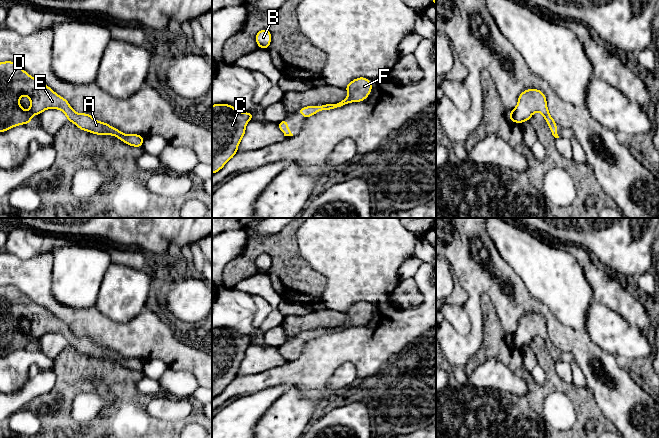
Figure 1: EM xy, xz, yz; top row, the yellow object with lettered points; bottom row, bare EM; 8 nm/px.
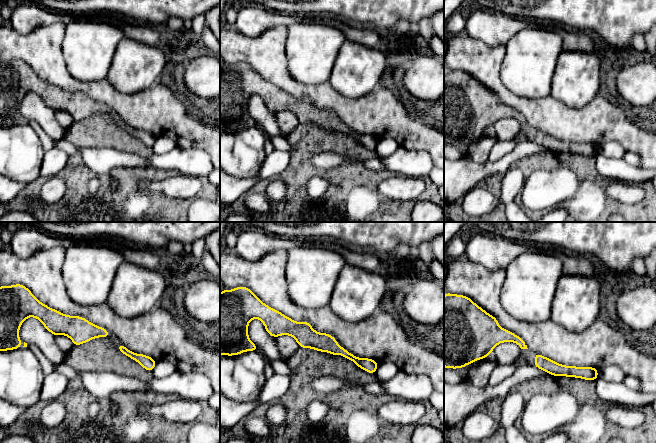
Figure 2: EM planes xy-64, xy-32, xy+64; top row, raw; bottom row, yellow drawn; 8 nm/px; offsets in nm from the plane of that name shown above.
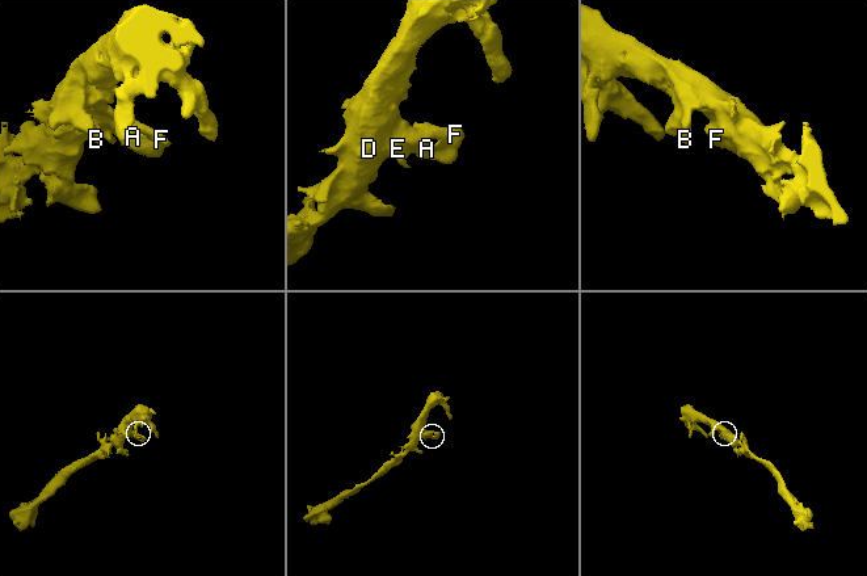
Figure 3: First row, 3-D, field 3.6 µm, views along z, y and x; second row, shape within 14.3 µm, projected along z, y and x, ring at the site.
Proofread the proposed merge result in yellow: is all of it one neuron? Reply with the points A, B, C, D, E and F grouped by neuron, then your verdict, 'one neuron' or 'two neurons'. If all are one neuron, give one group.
A B C D E F | one neuron

